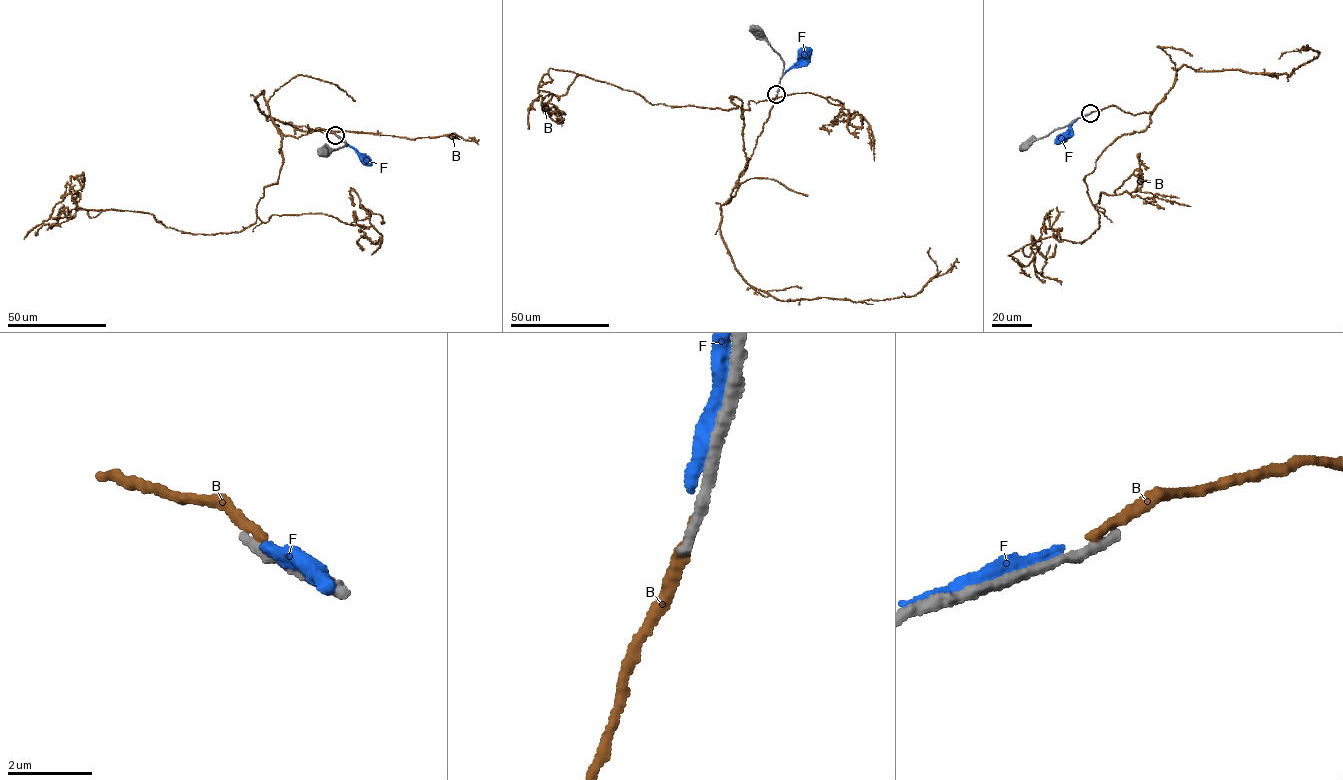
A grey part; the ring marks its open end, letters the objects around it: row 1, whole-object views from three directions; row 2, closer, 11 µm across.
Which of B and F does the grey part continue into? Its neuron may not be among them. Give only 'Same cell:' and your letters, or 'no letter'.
Same cell: no letter

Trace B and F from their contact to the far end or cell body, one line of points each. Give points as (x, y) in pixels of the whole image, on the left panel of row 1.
B: (336, 135), (278, 128), (278, 181), (239, 231), (91, 217), (61, 196), (82, 171)
F: (338, 136), (367, 160)

